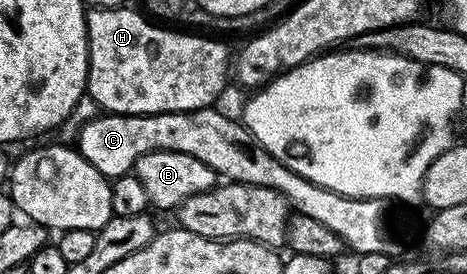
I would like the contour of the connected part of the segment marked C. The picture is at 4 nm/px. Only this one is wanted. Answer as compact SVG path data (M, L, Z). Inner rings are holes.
M218 108L186 110L183 114L107 114L88 120L76 139L76 149L111 180L121 174L129 174L135 164L148 152L171 150L196 156L204 160L215 175L231 182L247 182L253 186L272 188L280 192L297 213L312 216L319 224L325 224L345 247L354 249L355 255L368 252L384 252L398 256L410 238L410 226L389 201L380 198L349 198L340 192L332 192L320 184L312 184L304 176L292 172L276 156L272 156L254 140L250 129L237 117L229 118Z

